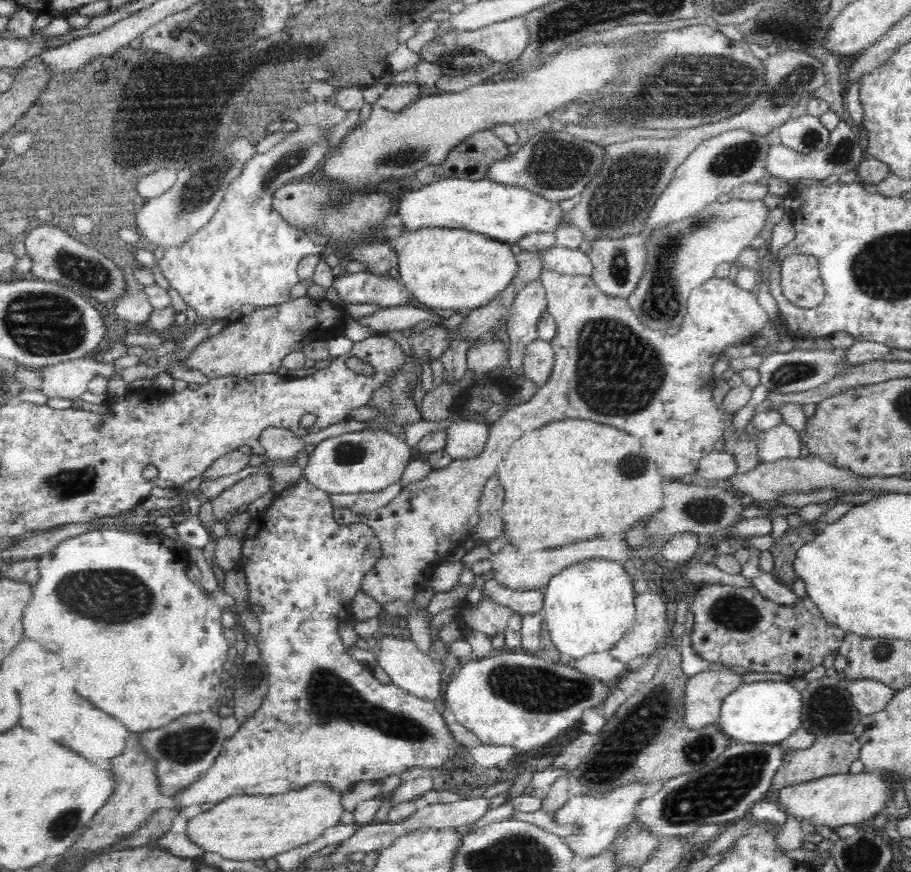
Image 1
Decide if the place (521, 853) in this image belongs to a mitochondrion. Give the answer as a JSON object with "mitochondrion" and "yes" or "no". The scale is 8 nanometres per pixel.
{"mitochondrion":"yes"}

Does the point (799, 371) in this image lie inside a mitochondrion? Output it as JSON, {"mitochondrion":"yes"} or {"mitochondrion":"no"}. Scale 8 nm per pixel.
{"mitochondrion":"yes"}

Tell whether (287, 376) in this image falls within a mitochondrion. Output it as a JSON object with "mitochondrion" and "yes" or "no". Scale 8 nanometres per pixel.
{"mitochondrion":"no"}

